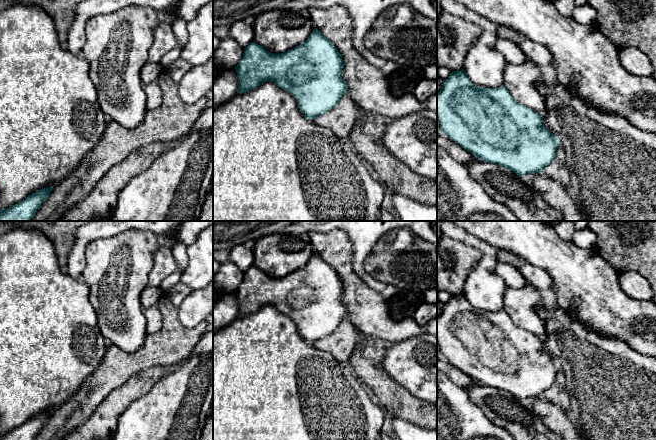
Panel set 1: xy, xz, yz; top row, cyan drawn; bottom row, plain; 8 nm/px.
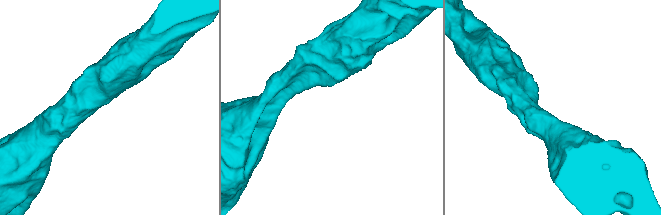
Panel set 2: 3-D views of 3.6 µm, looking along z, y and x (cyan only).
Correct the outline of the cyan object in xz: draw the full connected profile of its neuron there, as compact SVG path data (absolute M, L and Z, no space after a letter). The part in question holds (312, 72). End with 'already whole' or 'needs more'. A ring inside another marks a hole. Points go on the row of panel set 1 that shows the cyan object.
M316 28L305 42L280 54L271 53L252 42L244 48L243 57L235 67L239 81L237 93L255 89L266 81L273 82L293 95L305 118L313 120L334 108L347 92L348 86L342 79L343 68L342 55L334 44Z | already whole

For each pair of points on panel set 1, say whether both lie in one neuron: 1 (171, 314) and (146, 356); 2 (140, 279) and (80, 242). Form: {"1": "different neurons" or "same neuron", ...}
{"1": "same neuron", "2": "different neurons"}

